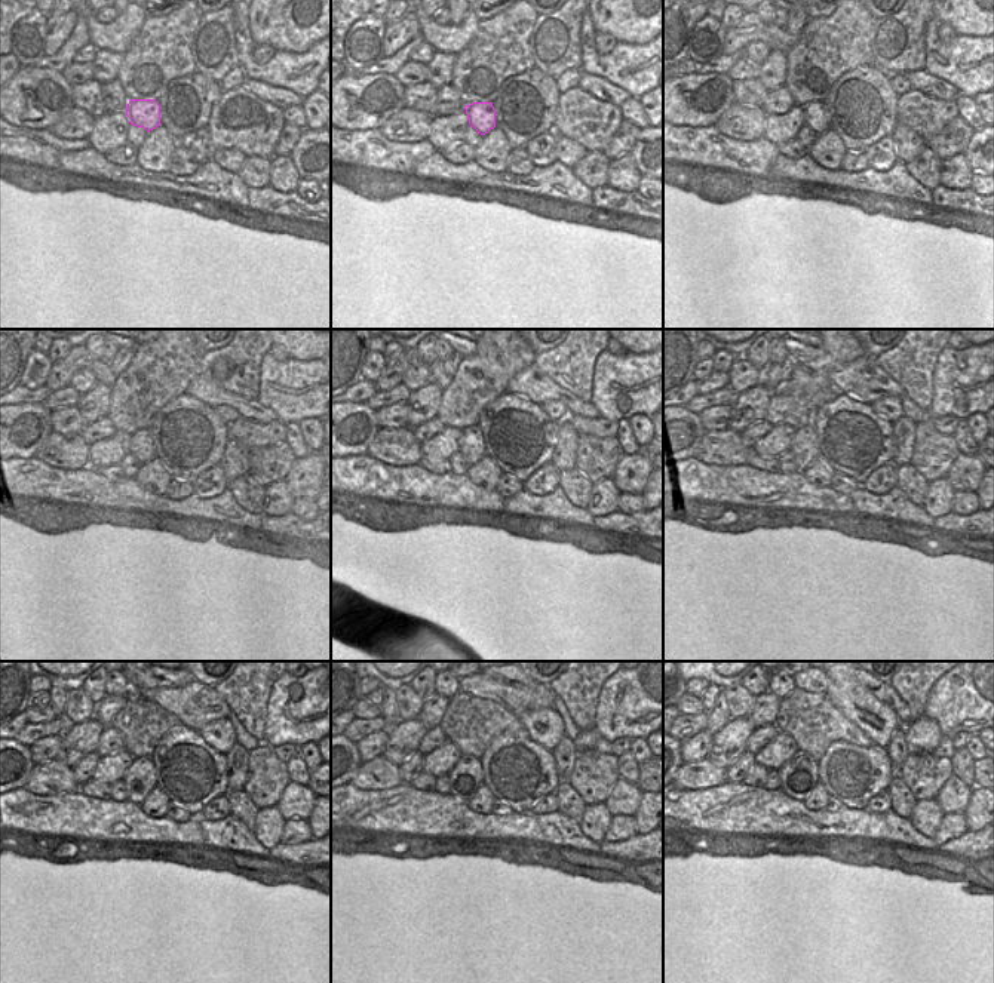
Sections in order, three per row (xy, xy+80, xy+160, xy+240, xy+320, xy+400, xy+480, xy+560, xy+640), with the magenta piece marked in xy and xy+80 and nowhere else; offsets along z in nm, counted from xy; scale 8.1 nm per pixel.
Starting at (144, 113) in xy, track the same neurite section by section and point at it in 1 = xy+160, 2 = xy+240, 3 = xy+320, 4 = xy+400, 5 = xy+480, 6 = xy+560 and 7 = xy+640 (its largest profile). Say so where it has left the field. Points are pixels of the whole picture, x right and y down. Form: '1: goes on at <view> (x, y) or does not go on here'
1: goes on at xy+160 (815, 116)
2: goes on at xy+240 (143, 448)
3: goes on at xy+320 (472, 448)
4: goes on at xy+400 (804, 445)
5: goes on at xy+480 (138, 777)
6: goes on at xy+560 (466, 777)
7: goes on at xy+640 (798, 776)

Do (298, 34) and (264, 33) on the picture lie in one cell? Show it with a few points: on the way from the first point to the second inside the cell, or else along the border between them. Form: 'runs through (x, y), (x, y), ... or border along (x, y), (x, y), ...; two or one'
runs through (290, 33), (273, 33); one

